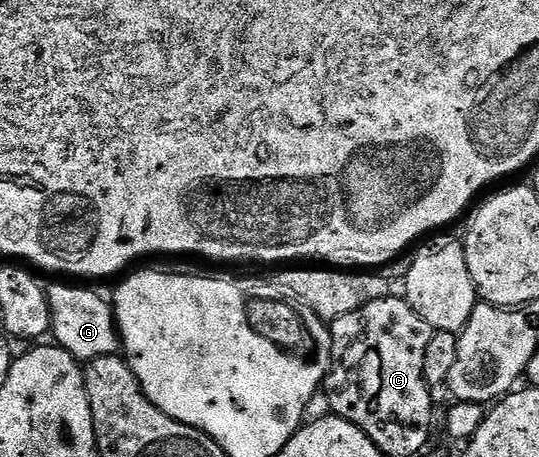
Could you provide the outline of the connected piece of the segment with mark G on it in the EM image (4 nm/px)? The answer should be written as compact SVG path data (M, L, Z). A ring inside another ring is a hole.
M75 285L46 286L47 302L51 312L50 336L54 344L64 349L80 363L98 357L114 357L120 352L119 329L115 325L115 310L112 302L98 297L91 289L78 289Z

